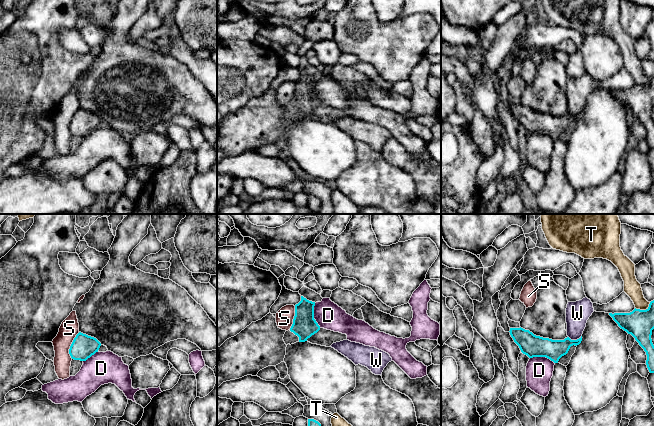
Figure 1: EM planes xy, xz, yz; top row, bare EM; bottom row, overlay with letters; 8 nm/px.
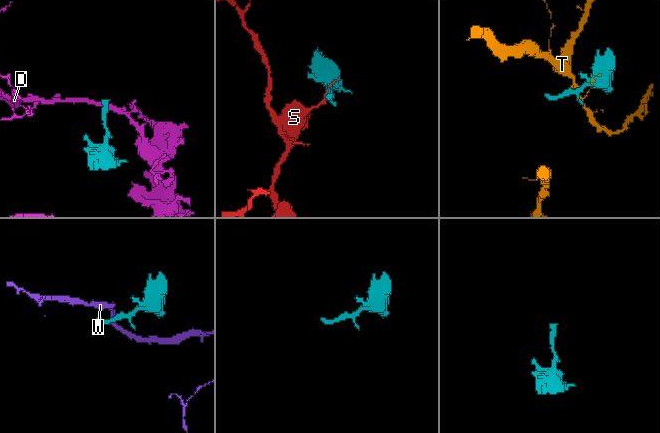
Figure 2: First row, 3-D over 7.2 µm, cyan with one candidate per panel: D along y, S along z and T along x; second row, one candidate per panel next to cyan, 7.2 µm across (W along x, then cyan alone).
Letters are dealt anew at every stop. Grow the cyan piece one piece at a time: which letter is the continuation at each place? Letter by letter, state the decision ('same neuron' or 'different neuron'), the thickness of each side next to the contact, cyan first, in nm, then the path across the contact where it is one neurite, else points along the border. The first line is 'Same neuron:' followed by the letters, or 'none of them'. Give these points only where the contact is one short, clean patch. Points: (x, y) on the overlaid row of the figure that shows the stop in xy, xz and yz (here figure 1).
Same neuron: none of them
D: different neuron; calibres 190 and 220 nm; border xz (314, 303), (314, 319), (320, 327)
S: different neuron; calibres 190 and 150 nm; border xy (79, 332), (69, 349), (71, 358)
T: different neuron; calibres 220 and 140 nm
W: different neuron; calibres 160 and 190 nm; border yz (581, 335), (576, 339), (571, 339), (568, 336)

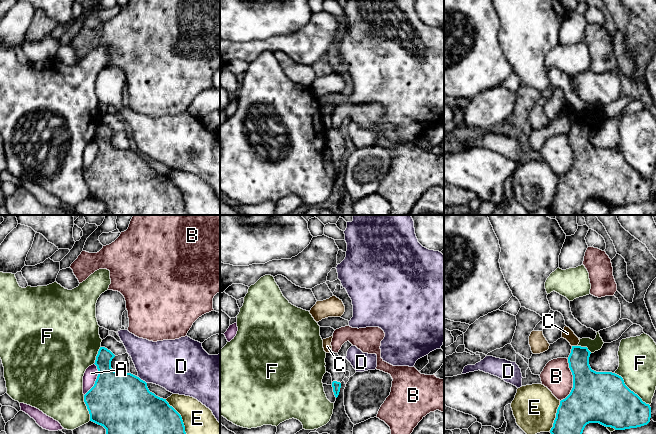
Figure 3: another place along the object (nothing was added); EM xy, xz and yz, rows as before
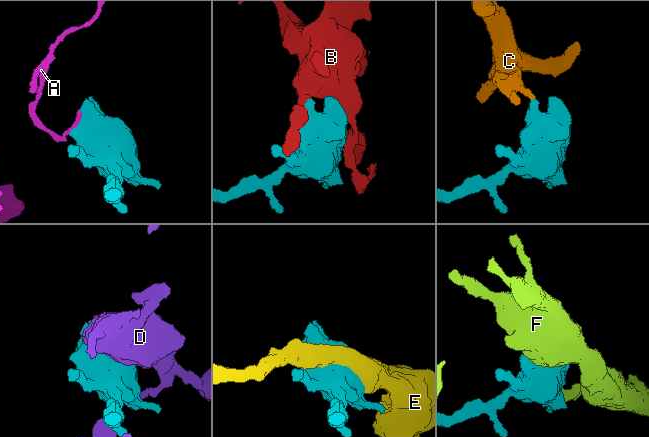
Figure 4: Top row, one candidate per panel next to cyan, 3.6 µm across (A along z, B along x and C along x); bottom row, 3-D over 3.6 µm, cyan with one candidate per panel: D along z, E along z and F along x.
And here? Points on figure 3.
Same neuron: none of them
A: different neuron; calibres 460 and 110 nm; border xy (94, 363), (97, 369), (97, 378), (94, 385), (84, 395)
B: different neuron; calibres 420 and 240 nm
C: different neuron; calibres 170 and 90 nm; border yz (572, 345), (576, 346)
D: different neuron; calibres 480 and 380 nm; border xy (138, 376), (146, 383)
E: different neuron; calibres 320 and 240 nm
F: different neuron; calibres 420 and 300 nm

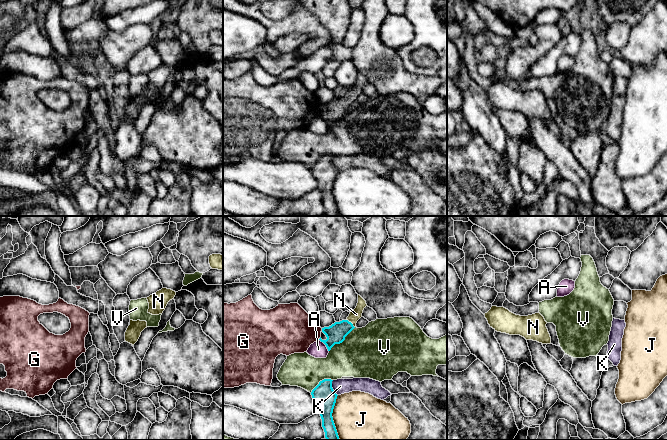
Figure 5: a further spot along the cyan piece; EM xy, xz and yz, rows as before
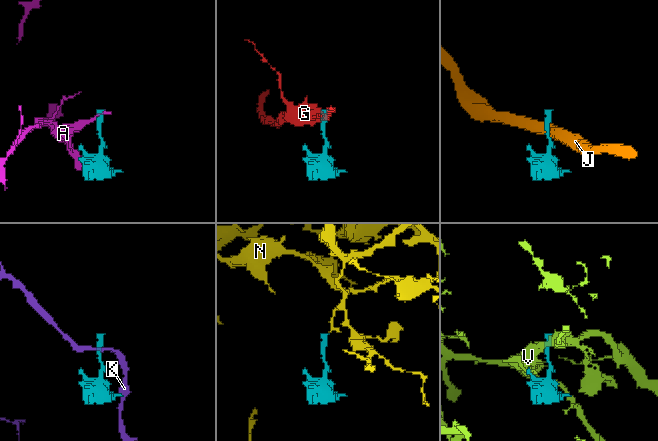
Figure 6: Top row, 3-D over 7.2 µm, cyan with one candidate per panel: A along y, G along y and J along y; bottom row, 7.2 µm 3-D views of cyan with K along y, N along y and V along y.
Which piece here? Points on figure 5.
Same neuron: N
A: different neuron; calibres 160 and 140 nm; border xz (319, 339), (328, 351)
G: different neuron; calibres 160 and 380 nm; border xz (320, 336), (318, 339)
J: different neuron; calibres 180 and 440 nm
K: different neuron; calibres 180 and 130 nm; border xz (332, 380), (332, 389), (337, 395)
N: same neuron; calibres 160 and 90 nm; way xz (336, 333), (351, 323), (352, 318), (356, 314)
V: different neuron; calibres 160 and 420 nm

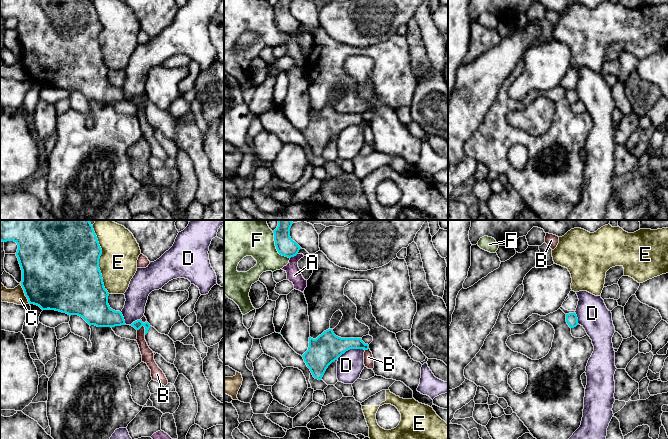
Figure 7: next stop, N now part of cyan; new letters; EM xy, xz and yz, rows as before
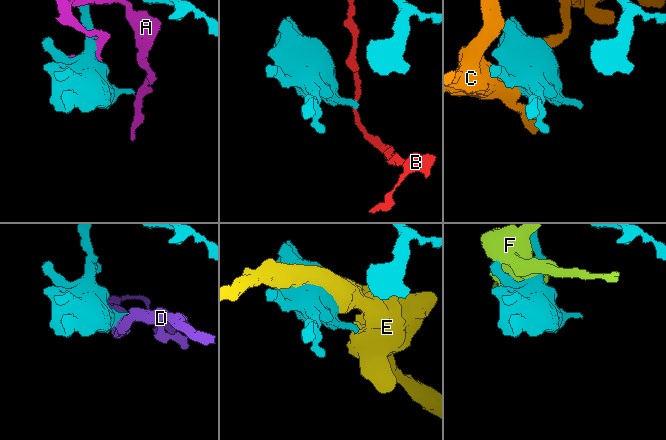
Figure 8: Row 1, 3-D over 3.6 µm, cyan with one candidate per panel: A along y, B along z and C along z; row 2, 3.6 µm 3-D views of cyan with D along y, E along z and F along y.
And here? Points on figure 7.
Same neuron: none of them
A: different neuron; calibres 150 and 120 nm
B: different neuron; calibres 70 and 100 nm; border xy (142, 325), (145, 334)
C: different neuron; calibres 480 and 130 nm; border xy (20, 284), (29, 303)
D: different neuron; calibres 240 and 200 nm; border xz (364, 349), (348, 349), (337, 358)
E: different neuron; calibres 500 and 300 nm
F: different neuron; calibres 150 and 360 nm

